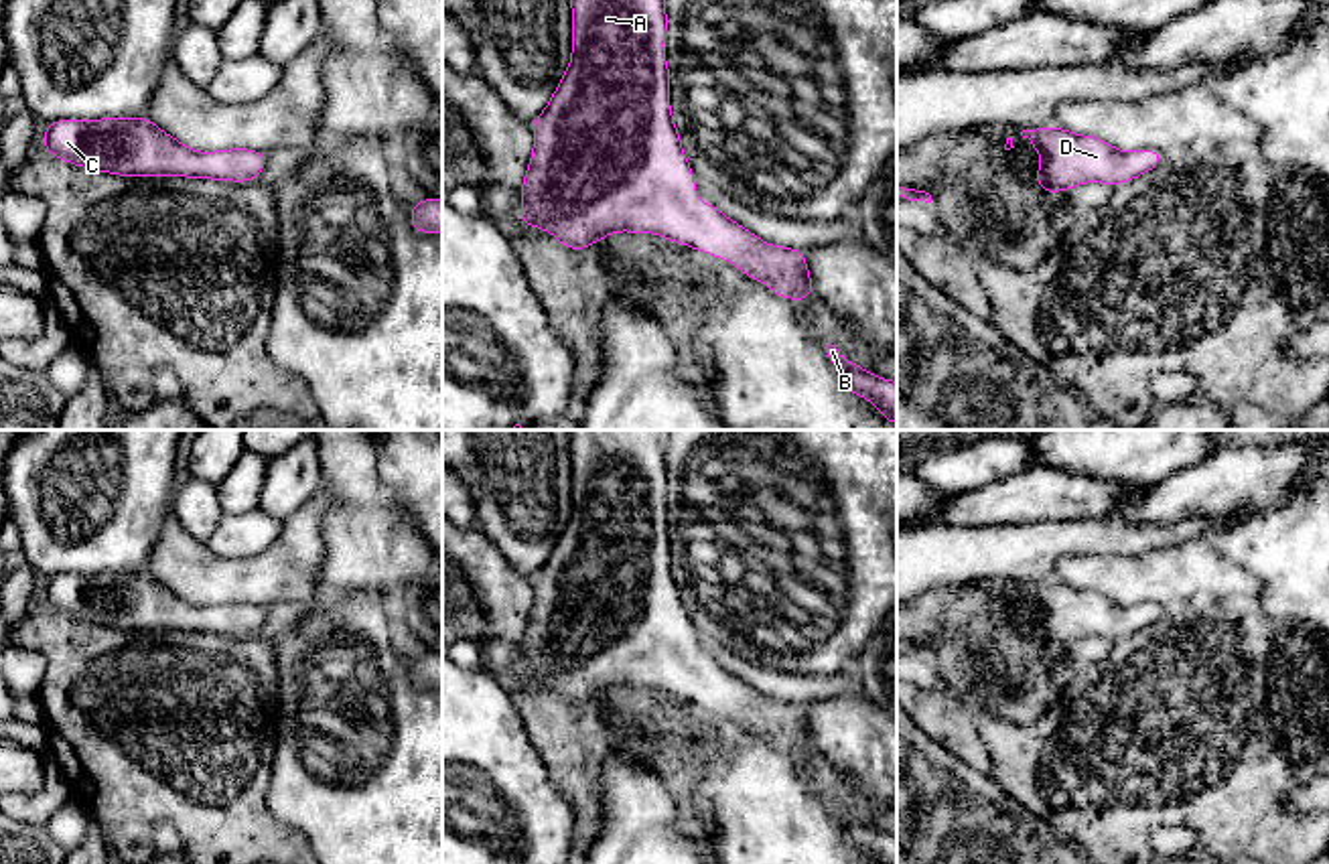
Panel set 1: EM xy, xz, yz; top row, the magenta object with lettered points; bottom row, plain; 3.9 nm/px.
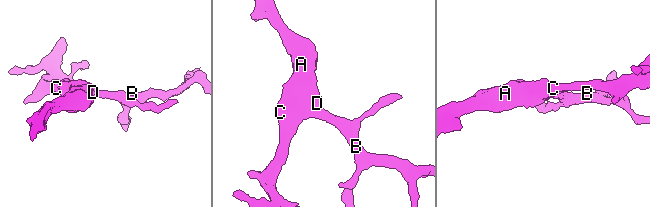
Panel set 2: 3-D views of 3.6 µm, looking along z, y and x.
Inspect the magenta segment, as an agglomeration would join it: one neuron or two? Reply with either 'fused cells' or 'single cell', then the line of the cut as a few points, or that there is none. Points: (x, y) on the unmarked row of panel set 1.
single cell | no cut

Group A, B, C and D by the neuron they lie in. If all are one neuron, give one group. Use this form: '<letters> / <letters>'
A B C D

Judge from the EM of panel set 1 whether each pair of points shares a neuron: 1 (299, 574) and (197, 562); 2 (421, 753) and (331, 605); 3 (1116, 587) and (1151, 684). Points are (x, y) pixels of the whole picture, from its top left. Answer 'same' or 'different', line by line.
1: same
2: same
3: different

